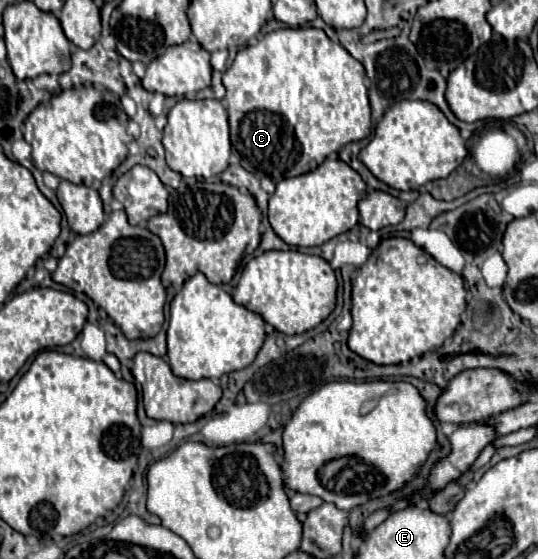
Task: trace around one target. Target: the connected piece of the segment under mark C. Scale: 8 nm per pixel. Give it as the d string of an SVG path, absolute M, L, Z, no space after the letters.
M279 28L269 32L255 46L239 50L233 64L223 74L223 86L227 90L225 102L233 156L251 174L269 176L273 182L311 172L331 152L371 134L371 106L363 64L317 28Z

